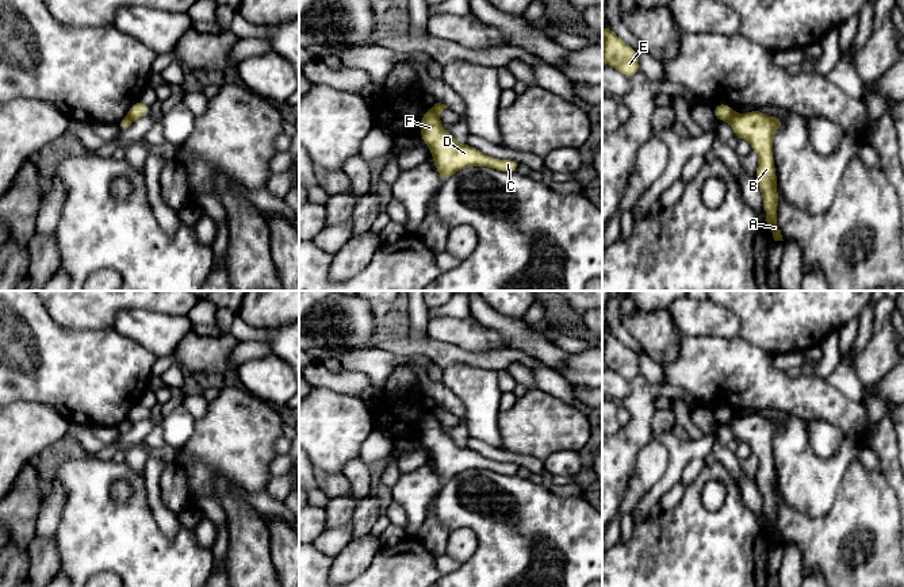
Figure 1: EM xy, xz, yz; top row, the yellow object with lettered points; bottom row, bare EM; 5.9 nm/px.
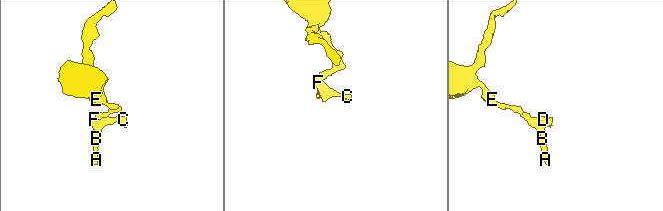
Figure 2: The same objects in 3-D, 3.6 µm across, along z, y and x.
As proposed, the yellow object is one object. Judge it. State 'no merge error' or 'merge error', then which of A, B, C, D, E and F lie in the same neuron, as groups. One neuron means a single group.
merge error; groups A B C D F / E

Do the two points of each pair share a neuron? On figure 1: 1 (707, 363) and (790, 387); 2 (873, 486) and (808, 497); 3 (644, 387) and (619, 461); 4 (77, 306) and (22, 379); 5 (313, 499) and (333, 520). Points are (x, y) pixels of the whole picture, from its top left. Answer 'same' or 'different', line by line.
1: same
2: different
3: same
4: different
5: different

